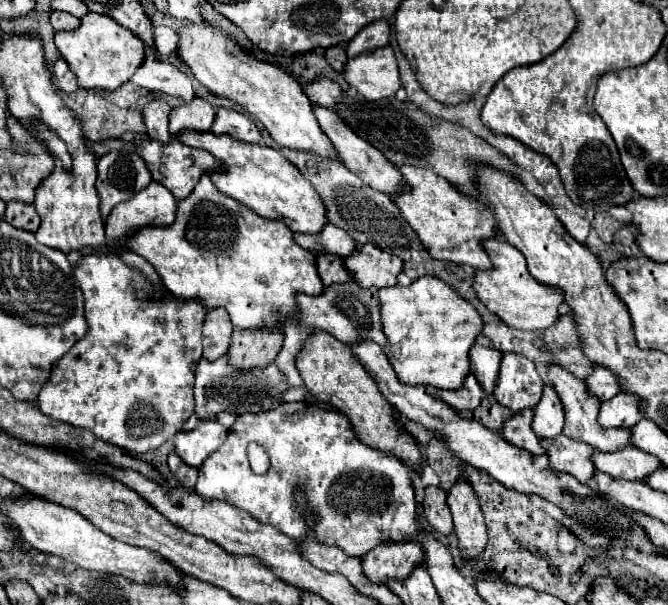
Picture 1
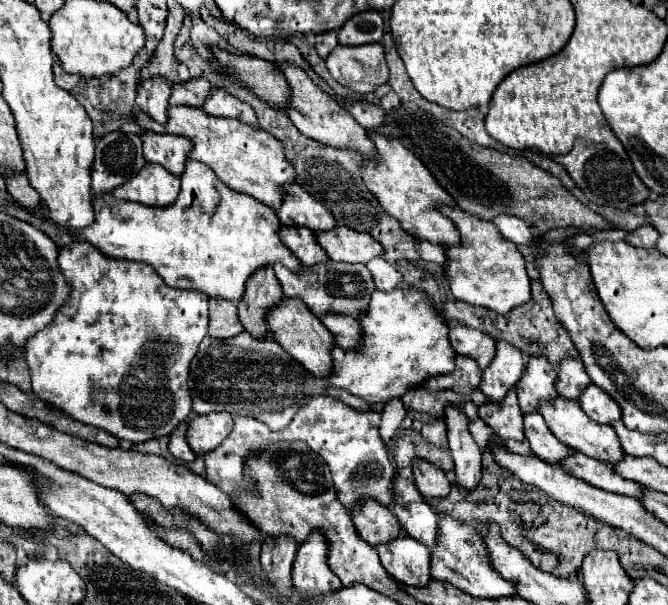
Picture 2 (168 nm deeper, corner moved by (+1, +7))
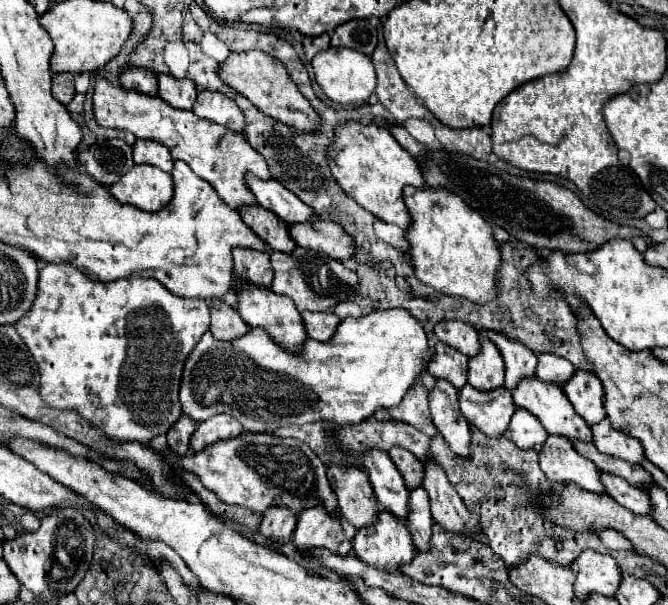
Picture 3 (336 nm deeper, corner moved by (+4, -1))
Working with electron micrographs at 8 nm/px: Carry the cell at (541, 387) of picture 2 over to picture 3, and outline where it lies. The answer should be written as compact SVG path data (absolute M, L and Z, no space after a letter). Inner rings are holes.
M488 332L488 338L500 348L500 352L504 356L504 362L506 362L506 382L504 382L504 388L508 388L508 392L516 390L516 384L522 378L536 376L538 358L536 358L536 354L532 350L528 350L522 344L514 342L514 340L508 340L506 336L496 334L496 332Z

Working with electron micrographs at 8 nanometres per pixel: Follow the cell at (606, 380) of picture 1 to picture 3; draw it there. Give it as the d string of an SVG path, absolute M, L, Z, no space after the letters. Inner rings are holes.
M540 354L540 356L538 356L536 376L538 376L542 382L562 386L562 384L566 384L566 382L574 376L574 366L572 366L568 360L560 358L560 356Z

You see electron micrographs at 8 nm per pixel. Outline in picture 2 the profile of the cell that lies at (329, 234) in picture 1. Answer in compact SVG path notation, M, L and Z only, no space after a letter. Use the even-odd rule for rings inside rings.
M289 182L289 184L283 184L283 202L281 202L281 208L275 210L279 222L283 226L305 226L309 230L327 230L327 228L333 228L335 226L335 218L331 216L331 212L319 204L309 192L305 192L297 182Z

